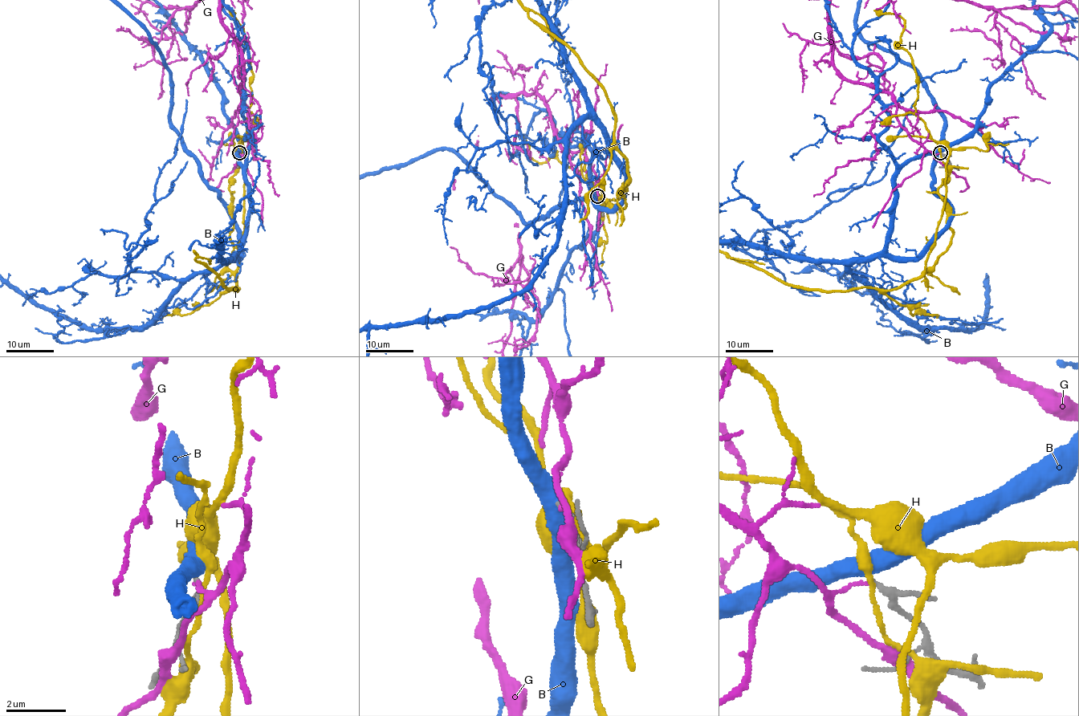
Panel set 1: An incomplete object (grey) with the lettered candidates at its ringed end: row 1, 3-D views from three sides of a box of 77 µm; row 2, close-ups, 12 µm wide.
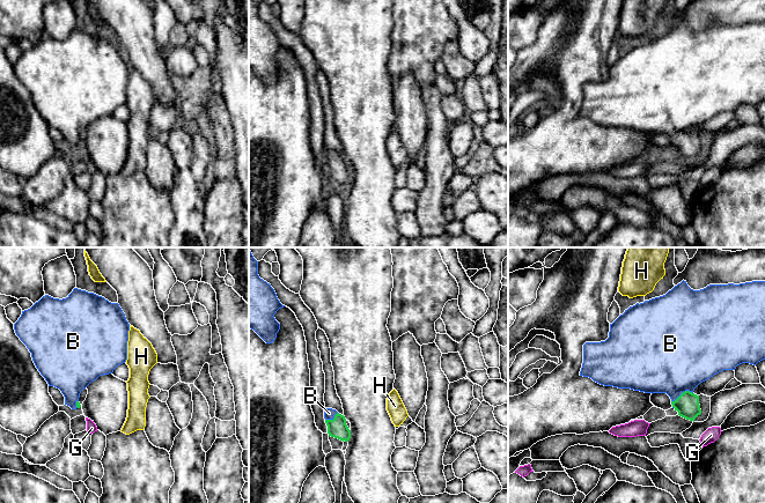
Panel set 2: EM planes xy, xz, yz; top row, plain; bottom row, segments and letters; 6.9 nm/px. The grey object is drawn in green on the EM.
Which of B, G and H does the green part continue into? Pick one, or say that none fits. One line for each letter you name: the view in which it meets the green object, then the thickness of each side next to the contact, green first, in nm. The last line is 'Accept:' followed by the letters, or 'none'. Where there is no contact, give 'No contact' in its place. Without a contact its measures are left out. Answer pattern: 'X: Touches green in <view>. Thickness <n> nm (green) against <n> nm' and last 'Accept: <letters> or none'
B: Touches green in yz. Thickness 160 nm (green) against 500 nm
Accept: B

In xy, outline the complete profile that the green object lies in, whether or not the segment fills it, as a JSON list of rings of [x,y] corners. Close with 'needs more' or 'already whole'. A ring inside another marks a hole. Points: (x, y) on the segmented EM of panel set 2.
[[[74,288],[62,299],[43,296],[30,309],[22,311],[14,324],[14,330],[20,340],[31,353],[32,361],[45,378],[49,386],[54,386],[65,397],[65,405],[72,409],[80,408],[80,393],[100,376],[112,373],[113,370],[127,360],[127,341],[130,324],[118,303],[111,303],[102,296]]] | needs more

